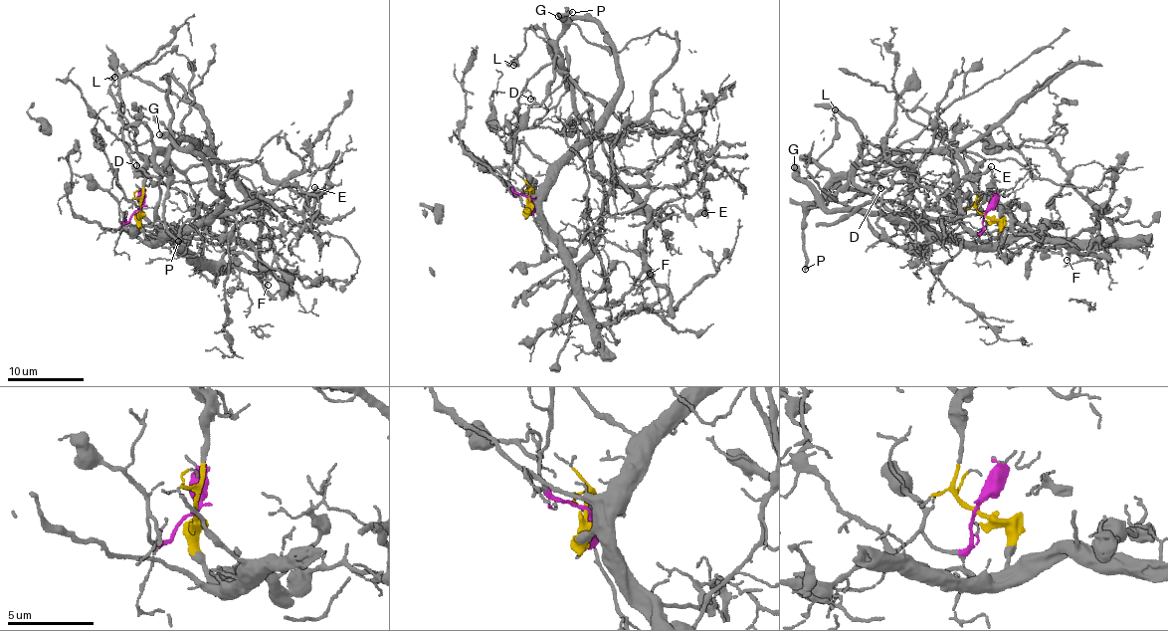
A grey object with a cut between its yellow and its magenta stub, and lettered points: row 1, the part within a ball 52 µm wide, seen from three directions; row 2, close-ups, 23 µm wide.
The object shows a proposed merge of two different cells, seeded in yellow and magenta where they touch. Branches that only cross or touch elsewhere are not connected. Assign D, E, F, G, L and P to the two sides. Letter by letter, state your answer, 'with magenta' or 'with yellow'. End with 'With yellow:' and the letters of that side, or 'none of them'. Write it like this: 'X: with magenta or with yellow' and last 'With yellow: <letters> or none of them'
D: with magenta
E: with yellow
F: with yellow
G: with yellow
L: with magenta
P: with magenta
With yellow: E, F, G

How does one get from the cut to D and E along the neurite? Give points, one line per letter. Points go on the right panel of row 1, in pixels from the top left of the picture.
D: (985, 215), (981, 230), (972, 233), (958, 225), (918, 247), (890, 243), (846, 205), (872, 183), (881, 189)
E: (985, 215), (1000, 236), (984, 247), (926, 226), (969, 204), (964, 182), (991, 166)

